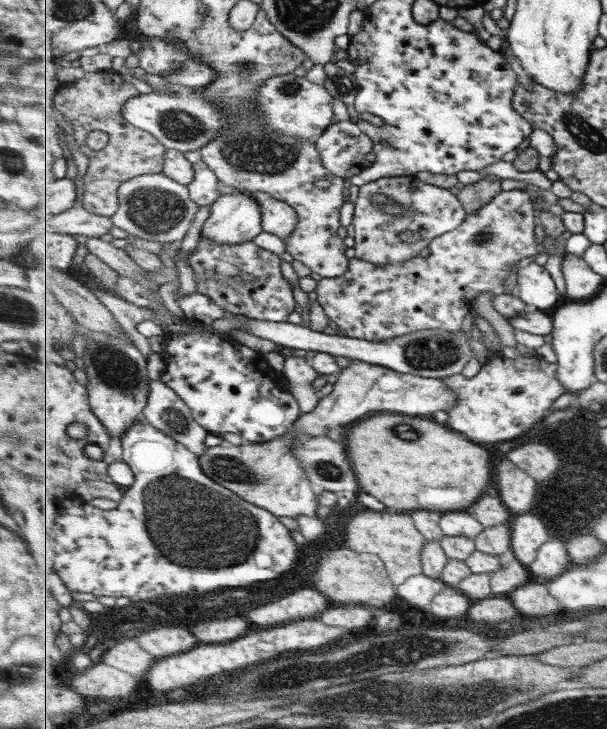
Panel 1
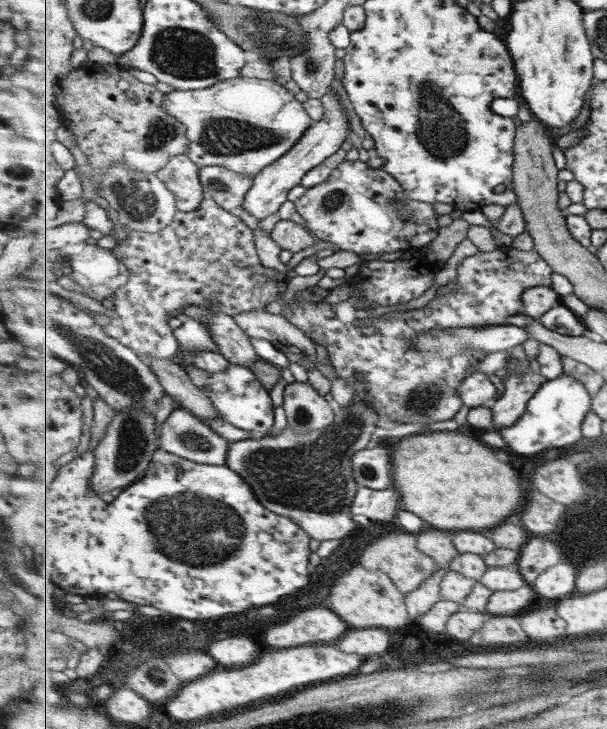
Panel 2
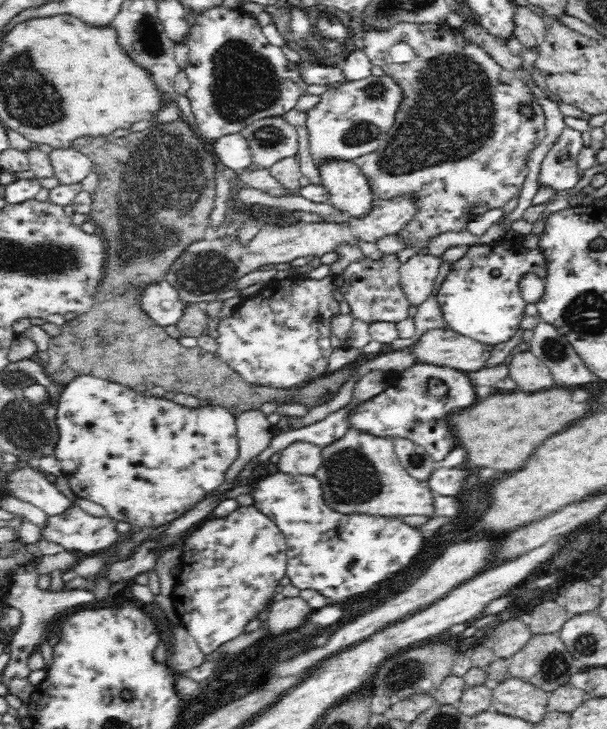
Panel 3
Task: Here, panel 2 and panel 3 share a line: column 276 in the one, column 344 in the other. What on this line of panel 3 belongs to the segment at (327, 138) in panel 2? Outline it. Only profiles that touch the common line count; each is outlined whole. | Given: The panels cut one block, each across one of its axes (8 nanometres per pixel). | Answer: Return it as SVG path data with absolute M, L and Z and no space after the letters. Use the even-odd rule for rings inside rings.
M336 160L333 163L326 163L318 168L320 180L326 189L329 197L329 204L336 210L344 212L350 219L365 219L374 210L374 200L376 199L370 187L369 178L350 160Z

